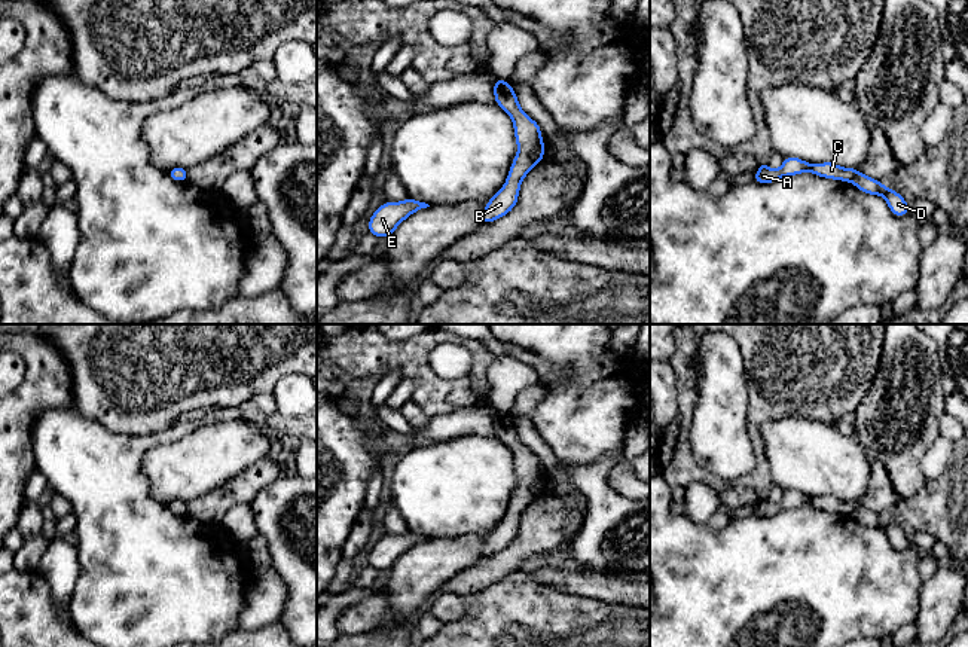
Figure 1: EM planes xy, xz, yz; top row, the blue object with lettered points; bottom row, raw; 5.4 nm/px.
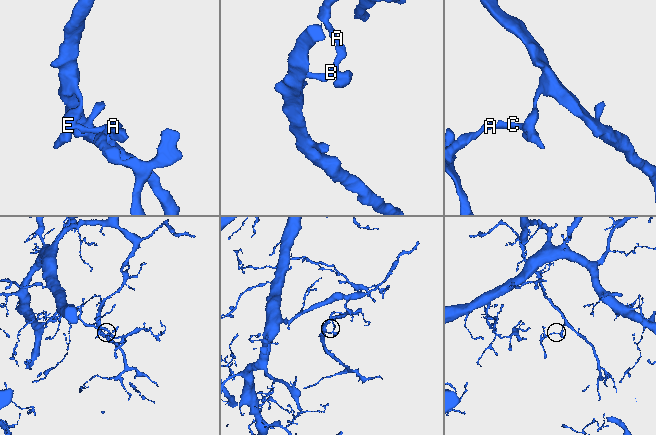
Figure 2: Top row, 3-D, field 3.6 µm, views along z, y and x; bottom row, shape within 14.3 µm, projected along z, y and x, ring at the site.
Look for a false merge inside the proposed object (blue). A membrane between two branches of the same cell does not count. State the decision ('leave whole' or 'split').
leave whole

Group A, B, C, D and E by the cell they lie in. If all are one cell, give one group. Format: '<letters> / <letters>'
A B C D E

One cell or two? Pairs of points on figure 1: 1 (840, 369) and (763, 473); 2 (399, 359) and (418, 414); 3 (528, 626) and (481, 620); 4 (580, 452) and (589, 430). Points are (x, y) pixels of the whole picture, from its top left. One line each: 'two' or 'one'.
1: one
2: two
3: one
4: one

